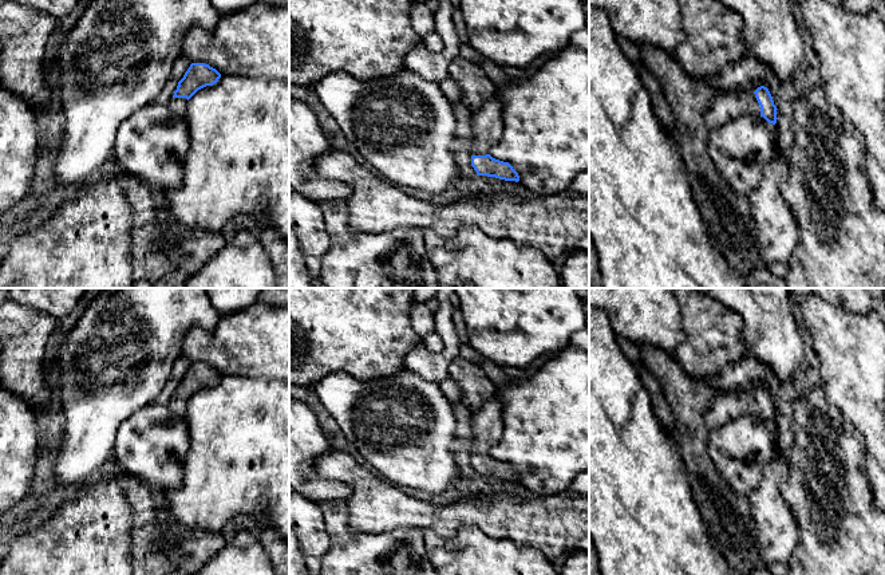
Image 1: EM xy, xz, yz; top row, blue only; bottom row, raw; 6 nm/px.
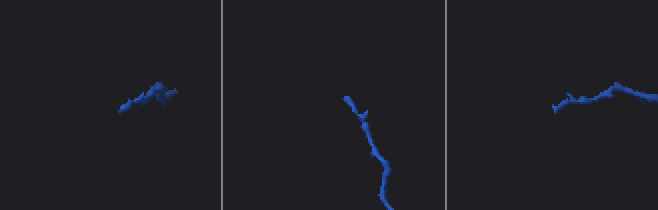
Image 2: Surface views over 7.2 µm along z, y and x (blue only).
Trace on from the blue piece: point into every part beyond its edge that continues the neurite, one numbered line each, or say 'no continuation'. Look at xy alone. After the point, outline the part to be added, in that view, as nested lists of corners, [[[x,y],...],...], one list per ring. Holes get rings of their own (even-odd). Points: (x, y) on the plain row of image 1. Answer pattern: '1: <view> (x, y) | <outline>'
1: xy (178, 405) | [[[173,398],[170,402],[170,409],[177,417],[185,420],[187,414],[187,403],[189,401],[186,398]]]

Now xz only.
1: xz (488, 425) | [[[495,395],[473,413],[471,418],[471,454],[486,456],[501,441],[505,430],[502,403]]]

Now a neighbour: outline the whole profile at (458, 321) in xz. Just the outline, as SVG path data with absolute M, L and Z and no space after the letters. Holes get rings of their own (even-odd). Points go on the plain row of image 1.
M459 308L454 310L453 312L453 323L455 326L455 332L458 335L459 343L467 344L469 343L467 328Z

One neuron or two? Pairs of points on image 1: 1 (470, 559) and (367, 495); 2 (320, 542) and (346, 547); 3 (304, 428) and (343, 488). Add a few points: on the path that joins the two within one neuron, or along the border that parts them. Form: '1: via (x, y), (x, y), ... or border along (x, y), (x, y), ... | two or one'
1: border along (423, 528), (431, 528), (442, 536), (454, 535) | two
2: border along (322, 514), (330, 538), (330, 548), (320, 558) | two
3: via (304, 448), (304, 469), (323, 488) | one

